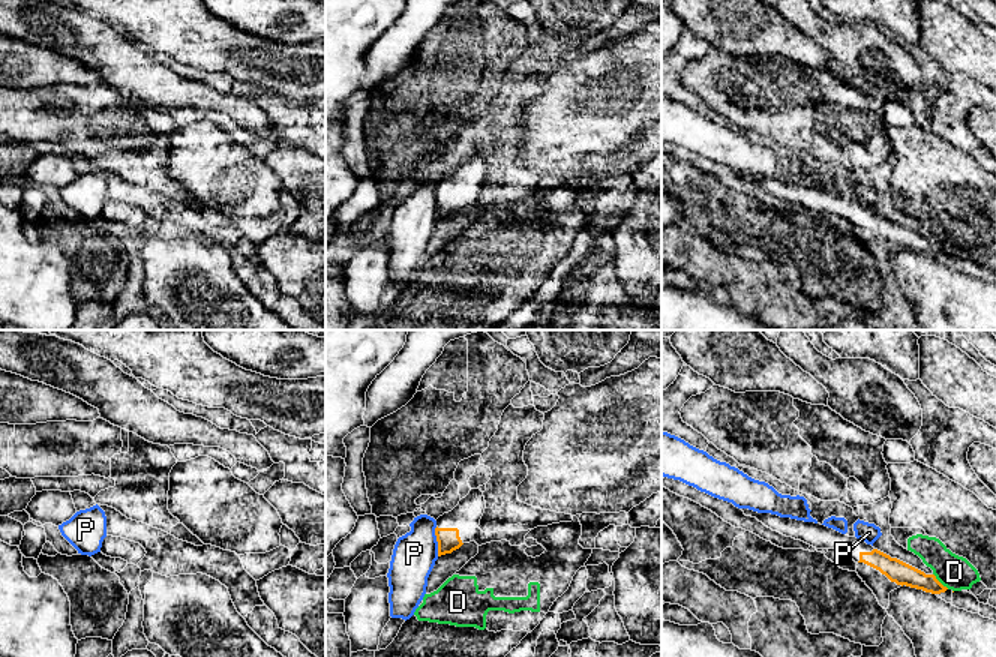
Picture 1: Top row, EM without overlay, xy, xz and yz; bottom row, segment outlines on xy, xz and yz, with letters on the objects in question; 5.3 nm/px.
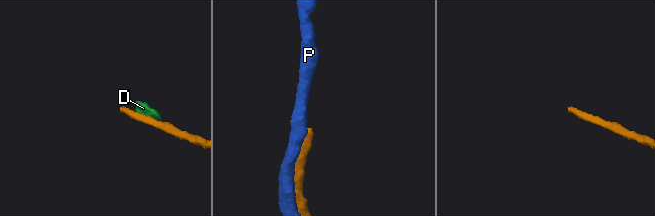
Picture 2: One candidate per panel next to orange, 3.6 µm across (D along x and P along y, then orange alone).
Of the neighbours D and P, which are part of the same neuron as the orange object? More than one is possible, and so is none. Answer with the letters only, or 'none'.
none

